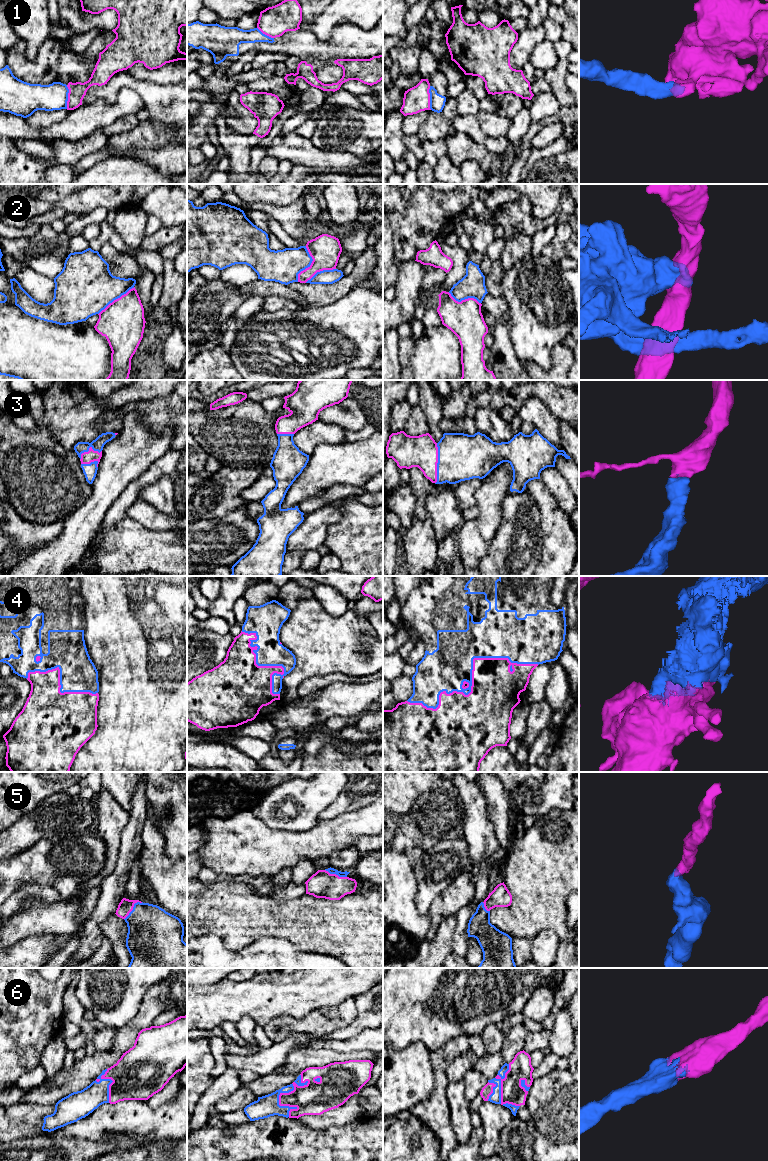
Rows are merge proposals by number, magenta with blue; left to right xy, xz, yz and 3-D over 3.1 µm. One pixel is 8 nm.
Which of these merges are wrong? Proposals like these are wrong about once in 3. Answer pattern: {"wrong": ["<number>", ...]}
{"wrong": ["1", "2"]}

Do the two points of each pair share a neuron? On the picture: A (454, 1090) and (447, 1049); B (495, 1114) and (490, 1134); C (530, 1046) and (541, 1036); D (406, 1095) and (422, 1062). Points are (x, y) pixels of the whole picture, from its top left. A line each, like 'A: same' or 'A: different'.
A: different
B: same
C: same
D: same

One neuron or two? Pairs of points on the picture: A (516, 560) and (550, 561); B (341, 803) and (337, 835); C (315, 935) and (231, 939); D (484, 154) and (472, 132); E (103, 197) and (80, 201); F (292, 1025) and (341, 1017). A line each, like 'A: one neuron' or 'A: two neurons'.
A: two neurons
B: two neurons
C: one neuron
D: two neurons
E: one neuron
F: one neuron

